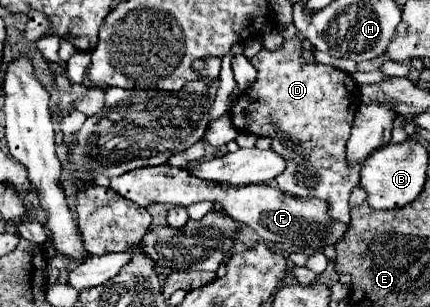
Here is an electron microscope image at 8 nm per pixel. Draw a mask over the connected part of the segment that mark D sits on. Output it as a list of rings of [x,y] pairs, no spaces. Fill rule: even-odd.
[[[300,38],[286,40],[284,46],[274,52],[262,48],[250,60],[258,70],[256,82],[230,108],[230,118],[238,130],[276,138],[272,148],[288,158],[286,172],[276,178],[282,192],[296,198],[326,200],[330,220],[348,226],[348,196],[350,190],[358,186],[360,168],[350,168],[346,164],[346,142],[350,138],[354,114],[360,106],[360,94],[354,80],[346,72],[326,64],[306,64],[300,58],[300,52]],[[280,140],[298,140],[300,156],[288,146],[282,146]]]

